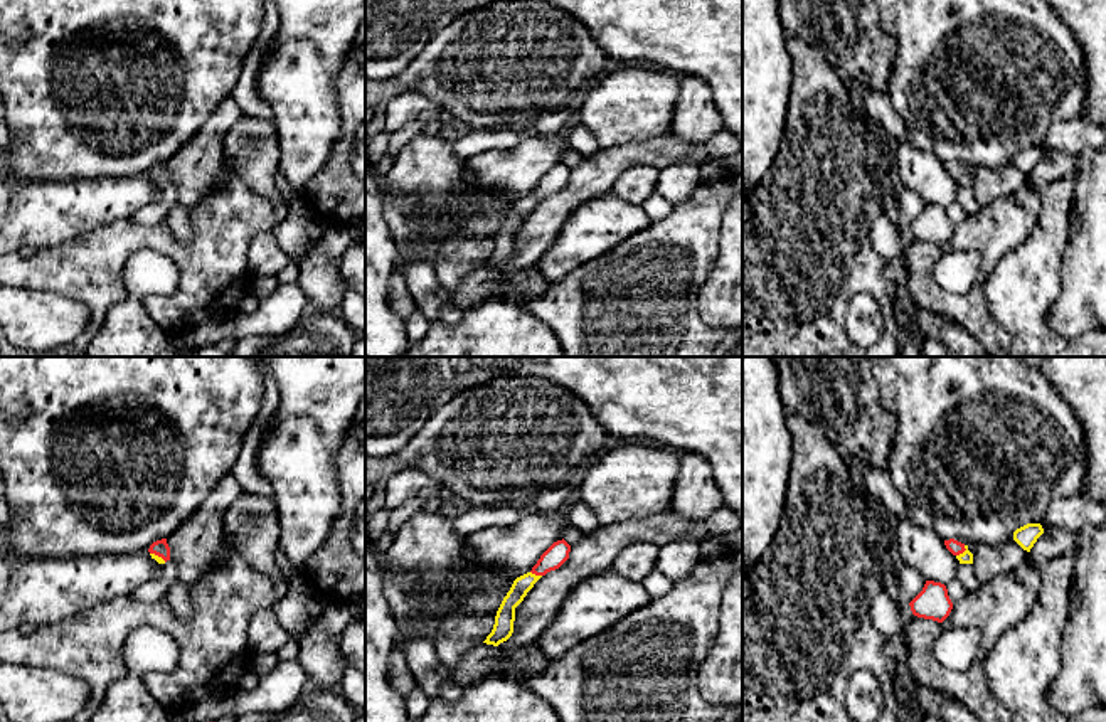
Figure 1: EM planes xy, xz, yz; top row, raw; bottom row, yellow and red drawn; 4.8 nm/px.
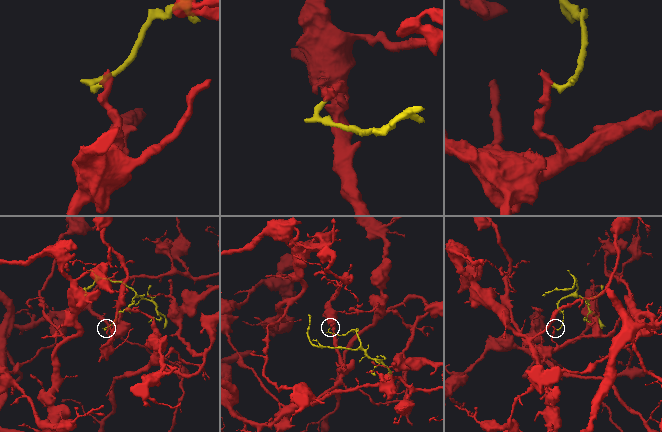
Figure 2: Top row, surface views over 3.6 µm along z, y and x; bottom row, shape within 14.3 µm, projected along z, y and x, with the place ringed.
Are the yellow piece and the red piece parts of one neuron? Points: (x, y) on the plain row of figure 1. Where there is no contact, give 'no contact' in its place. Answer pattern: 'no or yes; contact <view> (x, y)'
no; contact yz (963, 175)

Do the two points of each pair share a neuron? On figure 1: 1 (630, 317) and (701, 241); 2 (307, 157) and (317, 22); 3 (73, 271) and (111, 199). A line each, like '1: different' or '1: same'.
1: same
2: same
3: different

